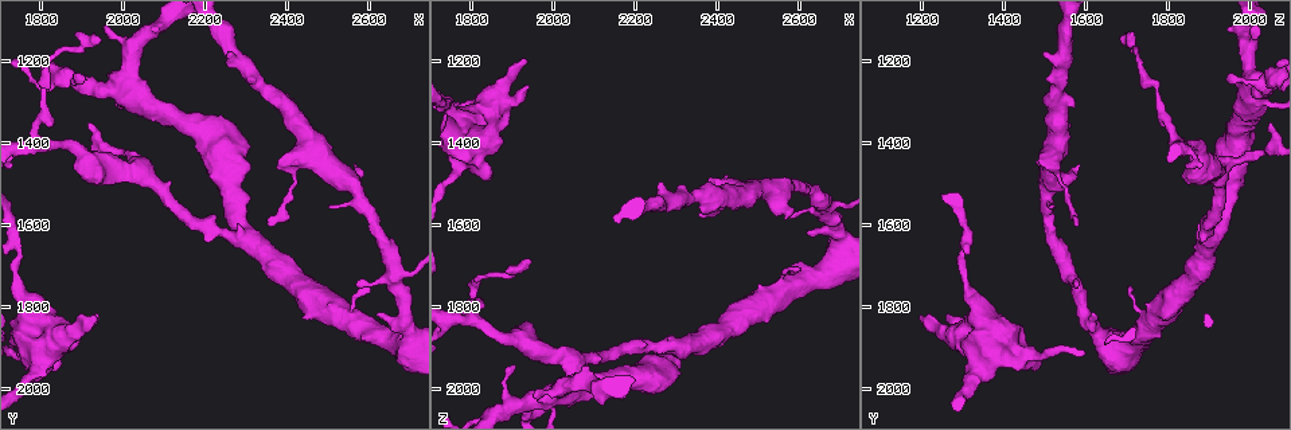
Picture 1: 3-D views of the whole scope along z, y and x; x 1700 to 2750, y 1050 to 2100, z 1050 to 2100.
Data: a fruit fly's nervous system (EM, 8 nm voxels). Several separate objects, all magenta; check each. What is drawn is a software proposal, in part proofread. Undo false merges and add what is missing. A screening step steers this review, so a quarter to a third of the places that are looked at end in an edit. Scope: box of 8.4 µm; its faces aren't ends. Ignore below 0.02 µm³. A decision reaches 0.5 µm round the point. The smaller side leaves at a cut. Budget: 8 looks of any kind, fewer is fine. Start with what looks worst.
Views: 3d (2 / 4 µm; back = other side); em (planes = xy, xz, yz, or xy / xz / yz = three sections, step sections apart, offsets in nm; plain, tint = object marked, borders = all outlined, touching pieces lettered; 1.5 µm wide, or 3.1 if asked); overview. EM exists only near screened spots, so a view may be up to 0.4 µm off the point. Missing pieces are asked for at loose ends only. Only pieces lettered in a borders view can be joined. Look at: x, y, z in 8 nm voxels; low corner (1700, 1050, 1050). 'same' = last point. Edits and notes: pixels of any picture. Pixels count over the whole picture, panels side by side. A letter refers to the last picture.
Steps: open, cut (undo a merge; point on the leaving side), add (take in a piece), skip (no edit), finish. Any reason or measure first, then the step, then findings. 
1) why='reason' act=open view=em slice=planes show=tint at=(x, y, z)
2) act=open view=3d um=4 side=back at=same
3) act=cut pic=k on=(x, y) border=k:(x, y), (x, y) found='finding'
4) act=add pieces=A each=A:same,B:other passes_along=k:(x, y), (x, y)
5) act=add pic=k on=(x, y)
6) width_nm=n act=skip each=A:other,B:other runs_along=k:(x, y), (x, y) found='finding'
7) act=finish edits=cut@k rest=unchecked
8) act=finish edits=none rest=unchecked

act=open view=em slice=xz step=8 show=tint at=(2505, 1565, 1520)

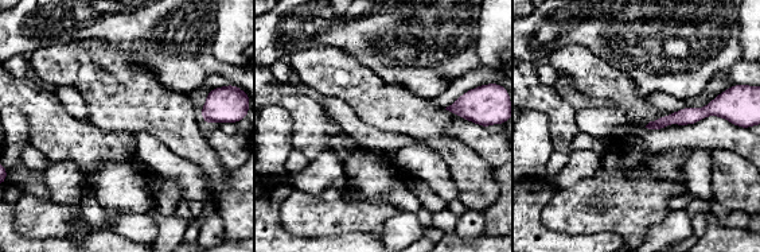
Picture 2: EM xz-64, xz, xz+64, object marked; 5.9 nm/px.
why='another direction' act=open view=em slice=planes show=borders at=same

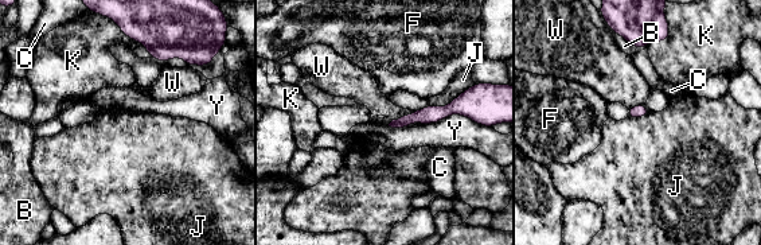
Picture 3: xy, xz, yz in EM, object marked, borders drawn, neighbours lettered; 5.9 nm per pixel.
act=skip each=B:other,C:other,F:other,J:other,K:other,W:other,Y:other runs_along=3:(459, 100), (447, 111), (394, 124) found='none of them fits'

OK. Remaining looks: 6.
why='an open end' act=open view=em slice=planes show=borders at=(2620, 1820, 1620)

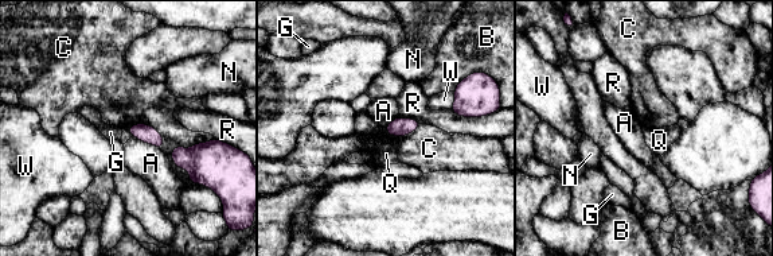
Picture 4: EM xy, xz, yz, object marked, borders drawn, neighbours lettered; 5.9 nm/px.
act=skip each=A:other,B:other,C:other,G:other,N:other,Q:other,R:other,W:other border=4:(383, 128), (387, 132) found='none of them fits'

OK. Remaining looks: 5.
why='calibre changes' act=open view=em slice=xz step=4 show=tint at=(1825, 1845, 1330)

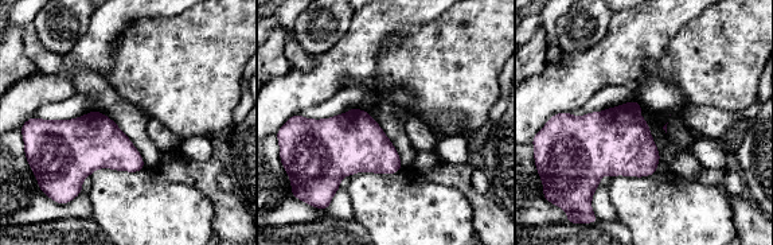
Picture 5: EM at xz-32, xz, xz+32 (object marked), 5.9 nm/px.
why='cut it another way' act=open view=em slice=planes show=borders at=same

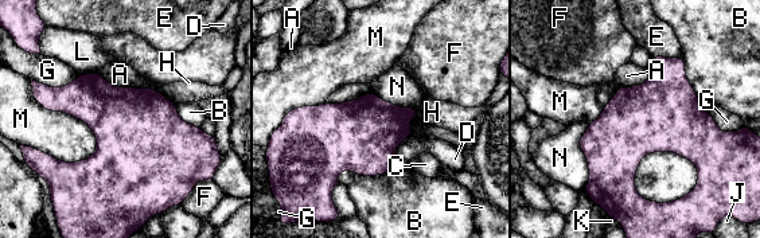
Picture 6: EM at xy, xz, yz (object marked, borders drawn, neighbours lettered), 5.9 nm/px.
act=skip each=A:other,B:other,C:other,D:other,E:other,F:other,G:other,H:other,J:other,K:other,L:other,M:other,N:other border=6:(97, 71), (115, 85), (148, 86) found='all the same neuron'

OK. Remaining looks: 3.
why='three arms meet' act=open view=3d um=4 at=(1795, 1395, 1830)

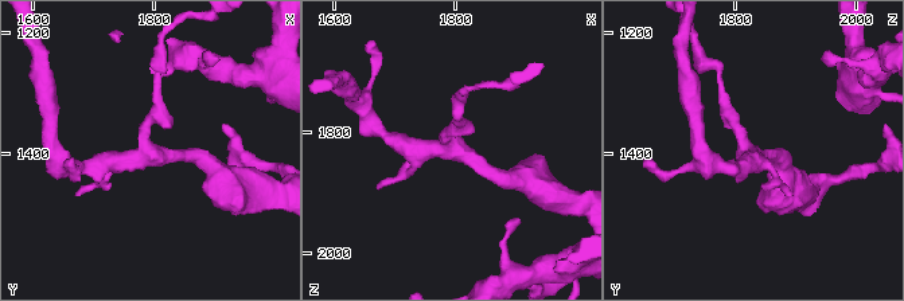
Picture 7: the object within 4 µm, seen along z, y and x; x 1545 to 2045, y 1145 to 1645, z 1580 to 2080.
why='need the tissue' act=open view=em slice=planes show=borders at=(1800, 1400, 1830)

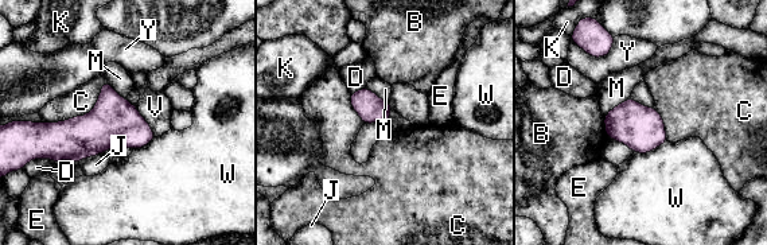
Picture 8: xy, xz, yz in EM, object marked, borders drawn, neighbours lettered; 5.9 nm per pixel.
width_nm=160 act=skip each=B:other,C:other,D:other,E:other,J:other,K:other,M:other,V:other,W:other,Y:other border=8:(106, 80), (86, 113), (42, 121) found='continuous, no second neuron'

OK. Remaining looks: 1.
act=finish edits=none rest=unchecked

